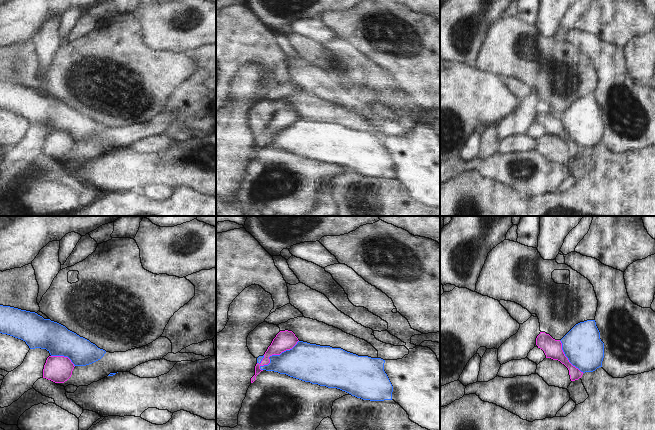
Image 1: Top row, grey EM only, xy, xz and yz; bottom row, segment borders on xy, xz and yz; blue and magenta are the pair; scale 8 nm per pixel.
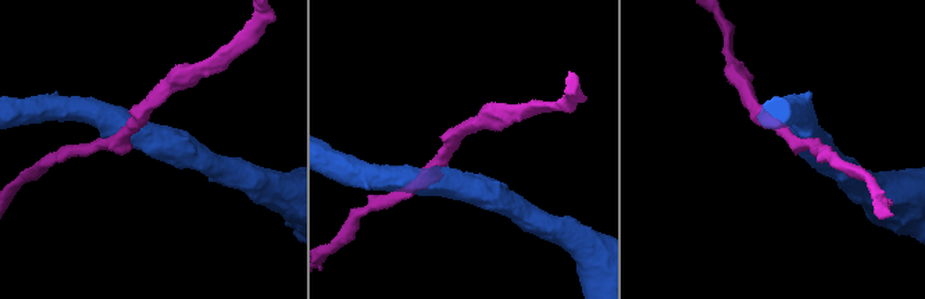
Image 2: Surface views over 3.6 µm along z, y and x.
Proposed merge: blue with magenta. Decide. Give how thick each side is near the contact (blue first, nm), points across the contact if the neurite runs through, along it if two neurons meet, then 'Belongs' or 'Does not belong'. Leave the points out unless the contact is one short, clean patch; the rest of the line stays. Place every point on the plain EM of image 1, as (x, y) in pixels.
Thickness 300 nm (blue) against 160 nm. Does not belong.

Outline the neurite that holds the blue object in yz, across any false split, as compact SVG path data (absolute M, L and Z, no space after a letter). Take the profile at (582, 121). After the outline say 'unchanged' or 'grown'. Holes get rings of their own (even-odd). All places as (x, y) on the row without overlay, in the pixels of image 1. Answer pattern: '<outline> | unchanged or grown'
M595 96L576 100L560 117L569 138L581 148L593 148L602 143L604 119Z | unchanged

